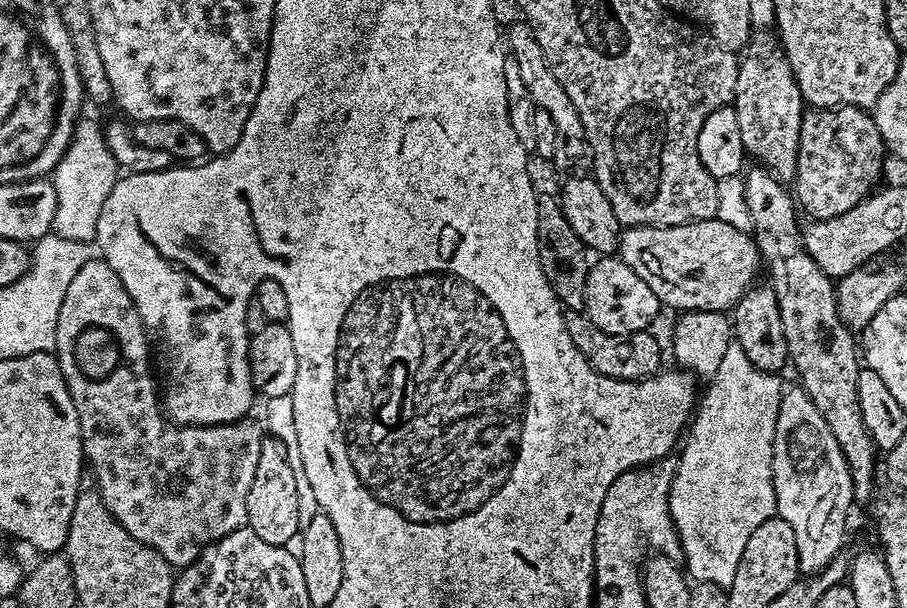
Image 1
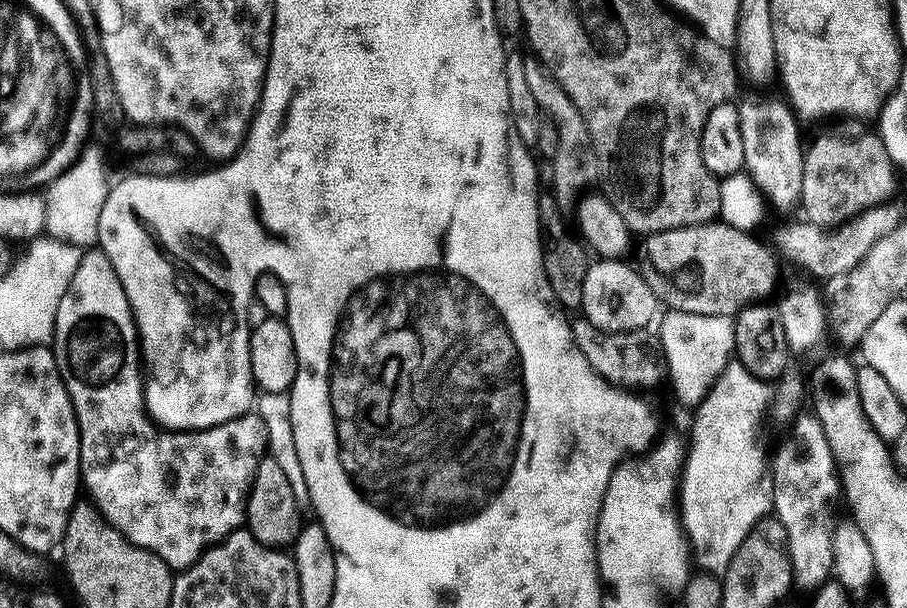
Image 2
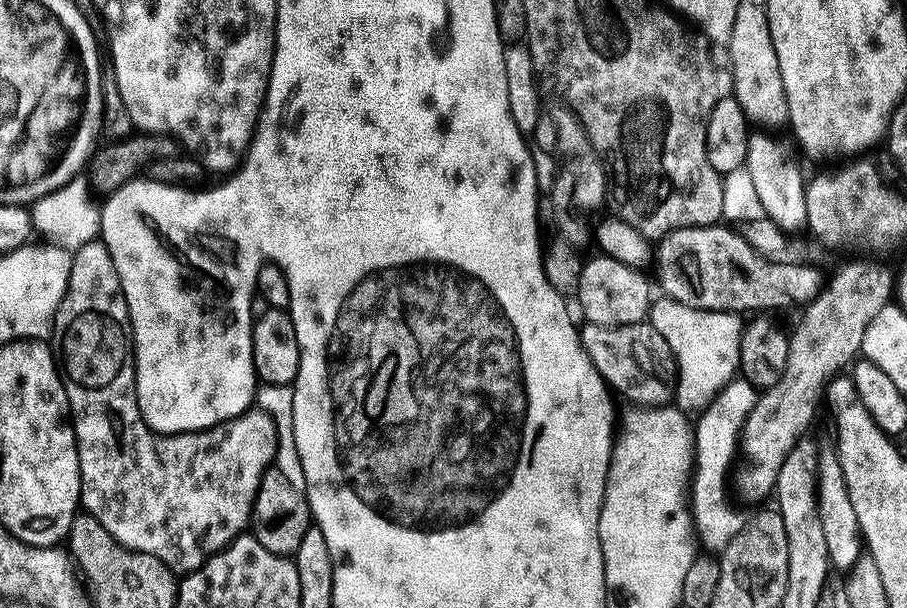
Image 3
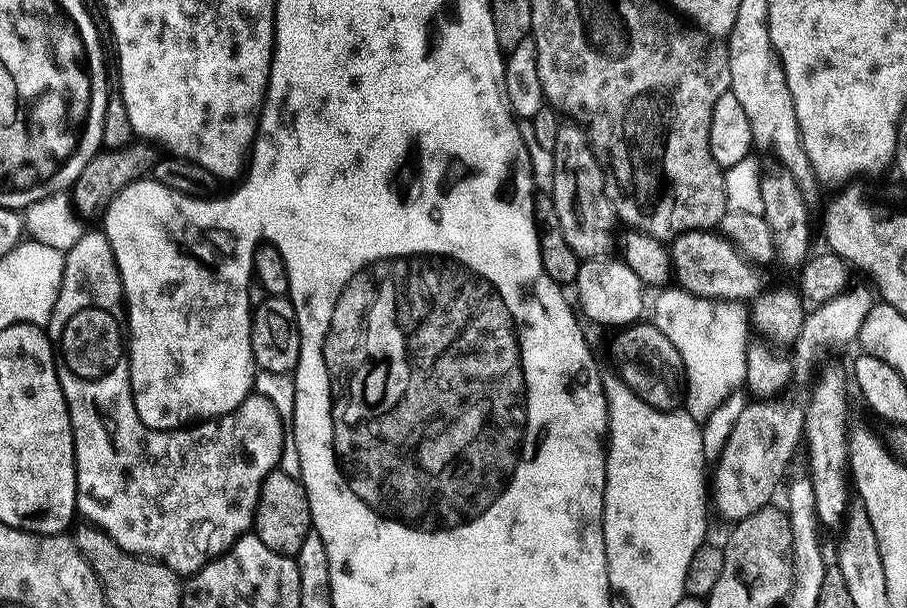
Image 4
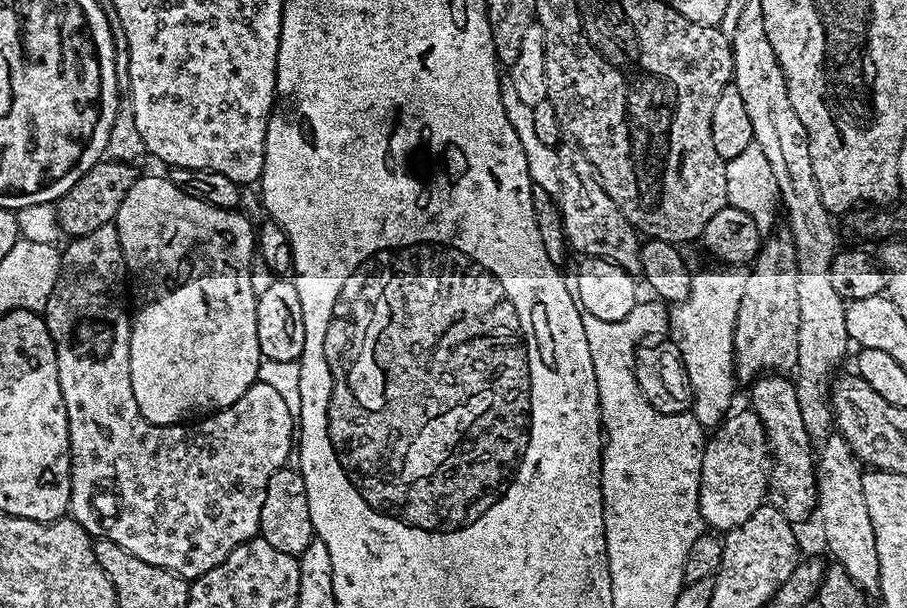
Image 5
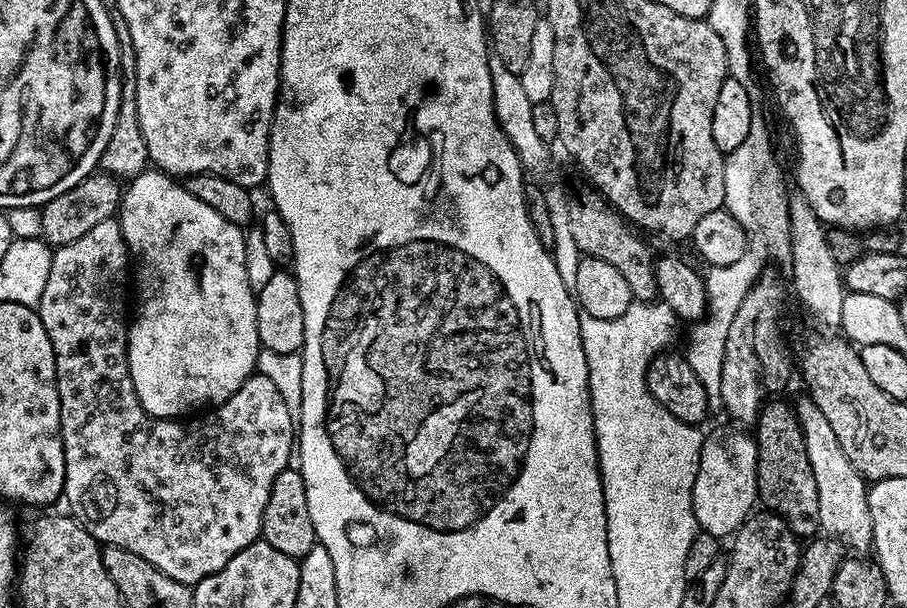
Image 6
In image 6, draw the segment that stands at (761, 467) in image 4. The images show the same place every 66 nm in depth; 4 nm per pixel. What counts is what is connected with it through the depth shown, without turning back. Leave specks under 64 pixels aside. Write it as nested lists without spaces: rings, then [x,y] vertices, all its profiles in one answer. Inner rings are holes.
[[[731,427],[716,428],[705,435],[698,474],[692,487],[692,509],[696,527],[717,538],[728,538],[735,534],[748,521],[748,517],[753,515],[758,504],[756,437],[743,427]]]

